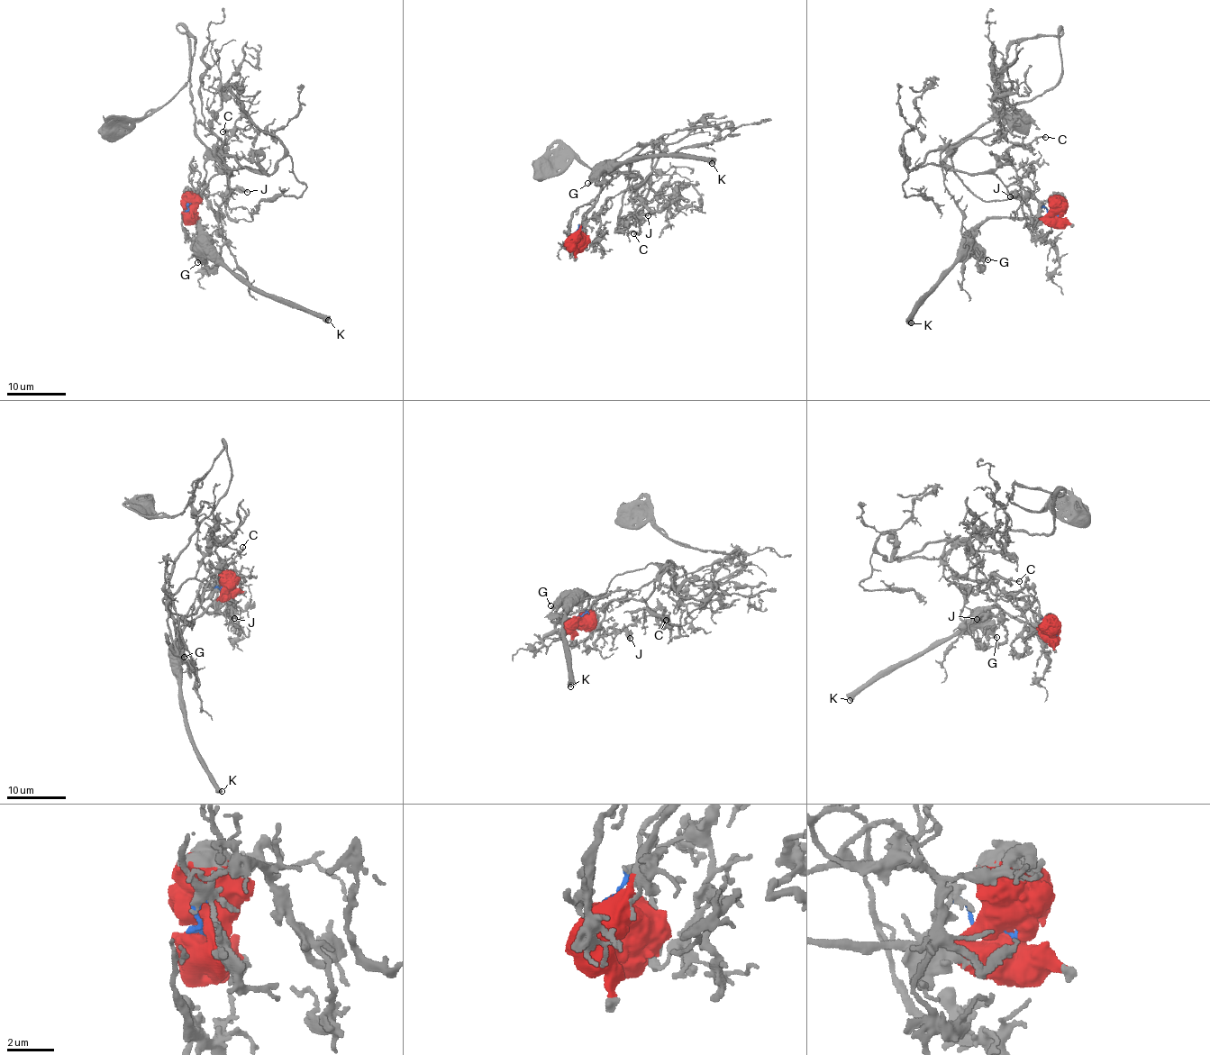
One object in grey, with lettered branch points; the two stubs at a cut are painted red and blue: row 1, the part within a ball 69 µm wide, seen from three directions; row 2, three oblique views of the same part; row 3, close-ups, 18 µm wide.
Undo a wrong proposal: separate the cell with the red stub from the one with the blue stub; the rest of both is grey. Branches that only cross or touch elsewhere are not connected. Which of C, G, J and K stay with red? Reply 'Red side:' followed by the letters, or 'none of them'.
Red side: G, K

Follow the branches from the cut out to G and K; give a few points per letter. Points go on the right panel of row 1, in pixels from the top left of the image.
G: (1057, 214), (989, 219), (974, 232), (974, 244), (987, 260)
K: (1057, 214), (1032, 218), (989, 217), (979, 225), (974, 239), (935, 285), (925, 293), (910, 315), (912, 323)

